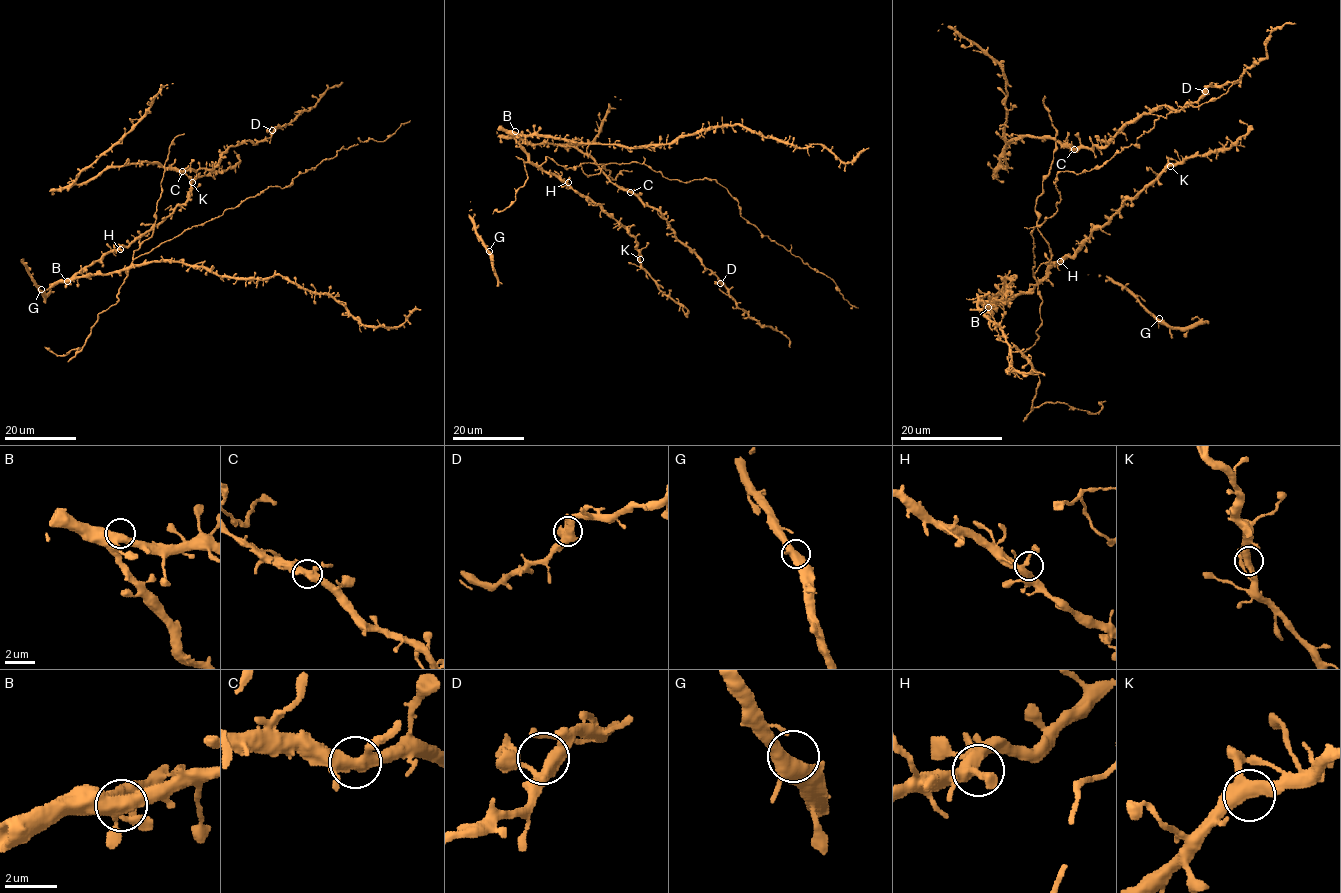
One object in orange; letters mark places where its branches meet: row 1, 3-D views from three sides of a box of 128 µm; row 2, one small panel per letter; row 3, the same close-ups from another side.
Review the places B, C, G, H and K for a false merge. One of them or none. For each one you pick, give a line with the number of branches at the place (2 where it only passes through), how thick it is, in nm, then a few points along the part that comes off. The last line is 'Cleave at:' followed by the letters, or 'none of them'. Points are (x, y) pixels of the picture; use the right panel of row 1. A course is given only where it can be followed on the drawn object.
Cleave at: none of them

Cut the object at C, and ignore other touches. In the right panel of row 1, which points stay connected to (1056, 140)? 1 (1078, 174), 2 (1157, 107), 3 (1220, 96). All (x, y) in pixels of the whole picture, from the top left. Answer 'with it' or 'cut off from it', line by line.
1: with it
2: cut off from it
3: with it

